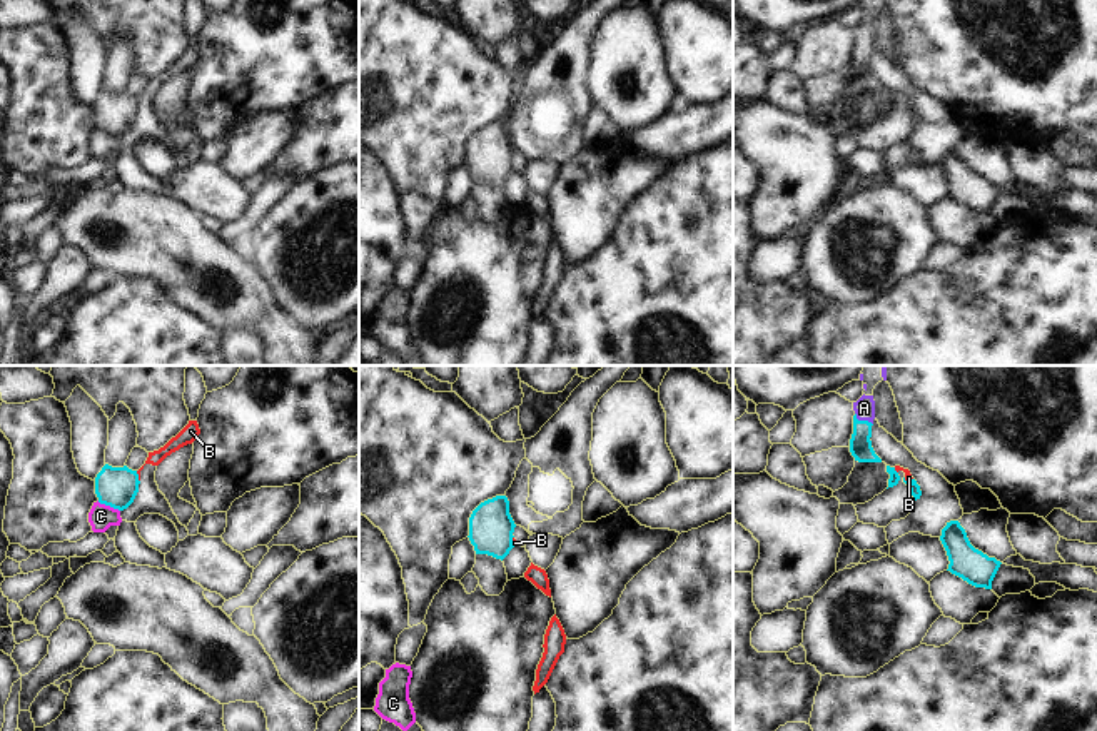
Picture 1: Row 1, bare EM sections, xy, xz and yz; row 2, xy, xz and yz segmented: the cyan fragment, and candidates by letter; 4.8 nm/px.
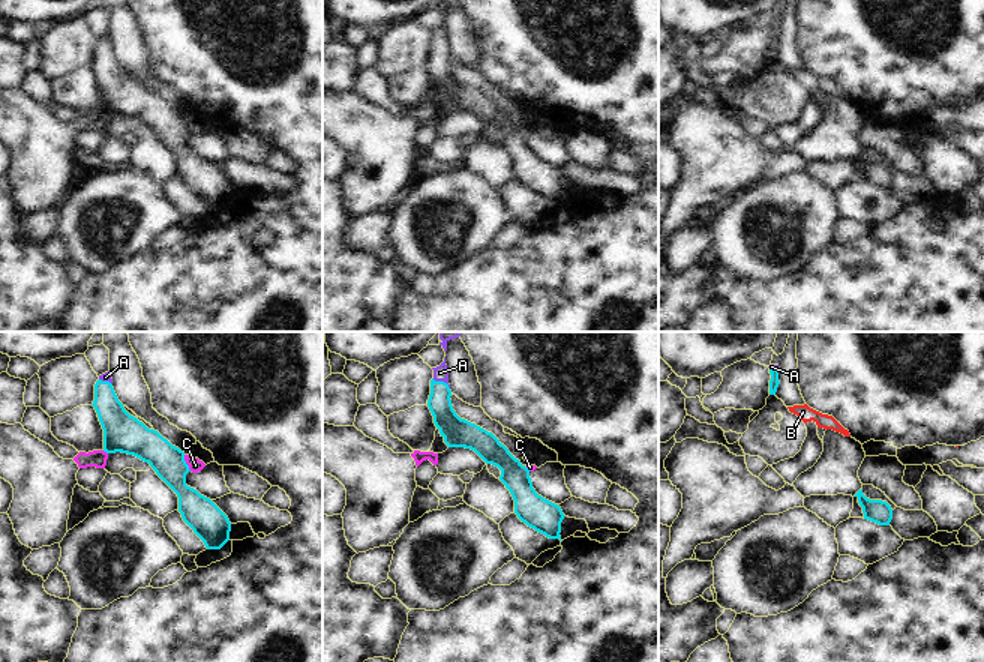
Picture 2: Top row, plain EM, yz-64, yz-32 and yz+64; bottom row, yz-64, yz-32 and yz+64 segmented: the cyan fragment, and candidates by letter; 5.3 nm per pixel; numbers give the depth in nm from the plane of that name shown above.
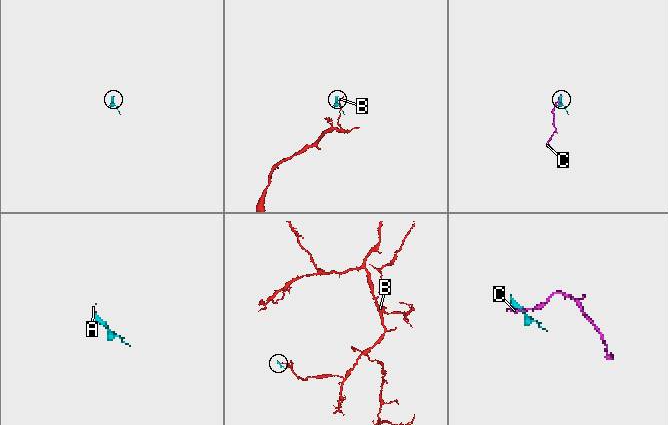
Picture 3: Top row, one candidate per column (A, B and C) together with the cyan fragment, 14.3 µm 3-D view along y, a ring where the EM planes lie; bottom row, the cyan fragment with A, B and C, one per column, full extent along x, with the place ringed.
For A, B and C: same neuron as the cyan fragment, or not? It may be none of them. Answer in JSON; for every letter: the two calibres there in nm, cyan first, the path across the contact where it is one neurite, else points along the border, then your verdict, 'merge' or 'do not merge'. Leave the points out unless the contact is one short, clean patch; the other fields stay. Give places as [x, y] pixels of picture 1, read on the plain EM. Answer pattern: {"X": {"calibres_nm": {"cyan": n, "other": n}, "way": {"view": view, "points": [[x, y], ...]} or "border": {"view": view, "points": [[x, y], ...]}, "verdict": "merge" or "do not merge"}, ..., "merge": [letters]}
{"A": {"calibres_nm": {"cyan": 110, "other": 100}, "way": {"view": "yz", "points": [[860, 72], [862, 47], [864, 34]]}, "verdict": "merge"}, "B": {"calibres_nm": {"cyan": 190, "other": 70}, "border": {"view": "xy", "points": [[136, 97], [139, 107]]}, "verdict": "do not merge"}, "C": {"calibres_nm": {"cyan": 190, "other": 120}, "border": {"view": "xy", "points": [[97, 127], [119, 137]]}, "verdict": "do not merge"}, "merge": ["A"]}

